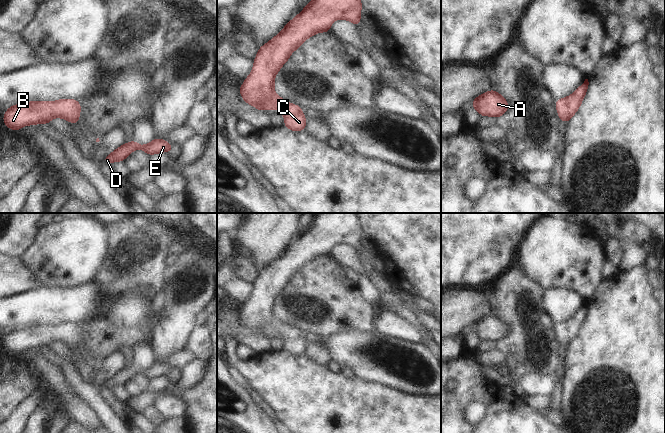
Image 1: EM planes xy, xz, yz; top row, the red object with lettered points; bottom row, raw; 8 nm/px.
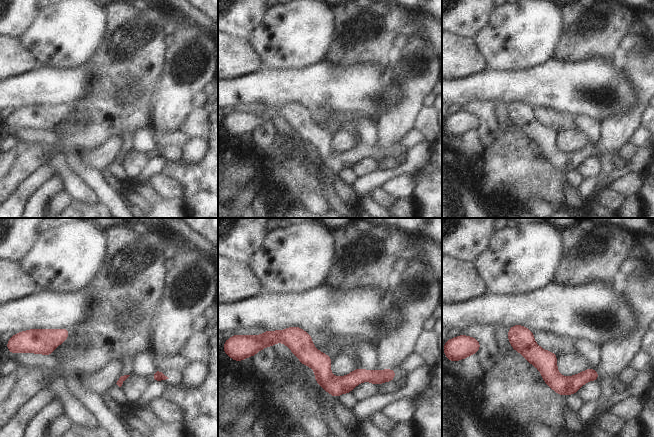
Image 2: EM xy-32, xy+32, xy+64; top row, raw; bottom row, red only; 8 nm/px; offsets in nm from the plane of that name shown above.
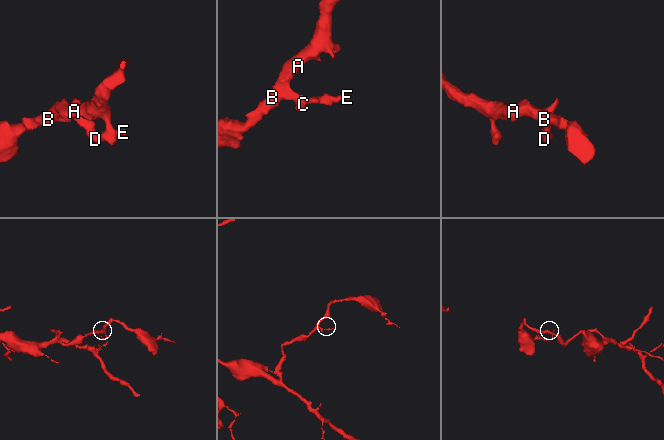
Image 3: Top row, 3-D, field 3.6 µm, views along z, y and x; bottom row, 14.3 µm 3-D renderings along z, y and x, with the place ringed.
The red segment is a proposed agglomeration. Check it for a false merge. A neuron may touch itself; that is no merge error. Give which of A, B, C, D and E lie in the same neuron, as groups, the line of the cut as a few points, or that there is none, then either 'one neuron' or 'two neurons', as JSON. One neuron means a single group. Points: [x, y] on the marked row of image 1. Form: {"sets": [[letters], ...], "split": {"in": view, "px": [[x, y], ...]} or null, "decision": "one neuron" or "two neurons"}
{"sets": [["A", "B", "C", "D", "E"]], "split": null, "decision": "one neuron"}

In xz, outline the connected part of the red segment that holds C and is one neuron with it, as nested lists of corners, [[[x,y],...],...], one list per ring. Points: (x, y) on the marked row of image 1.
[[[312,0],[303,11],[296,15],[283,30],[272,40],[258,49],[258,54],[254,59],[254,66],[251,74],[244,80],[244,84],[239,87],[243,100],[247,104],[253,105],[257,110],[273,110],[278,108],[284,115],[284,126],[292,131],[304,130],[307,120],[299,105],[292,105],[285,99],[280,98],[274,92],[274,78],[289,56],[302,43],[318,32],[330,32],[330,26],[337,19],[346,19],[355,26],[361,23],[360,10],[362,9],[360,0]]]

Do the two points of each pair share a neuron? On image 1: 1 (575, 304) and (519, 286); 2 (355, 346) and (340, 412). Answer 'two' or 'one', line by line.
1: two
2: two

